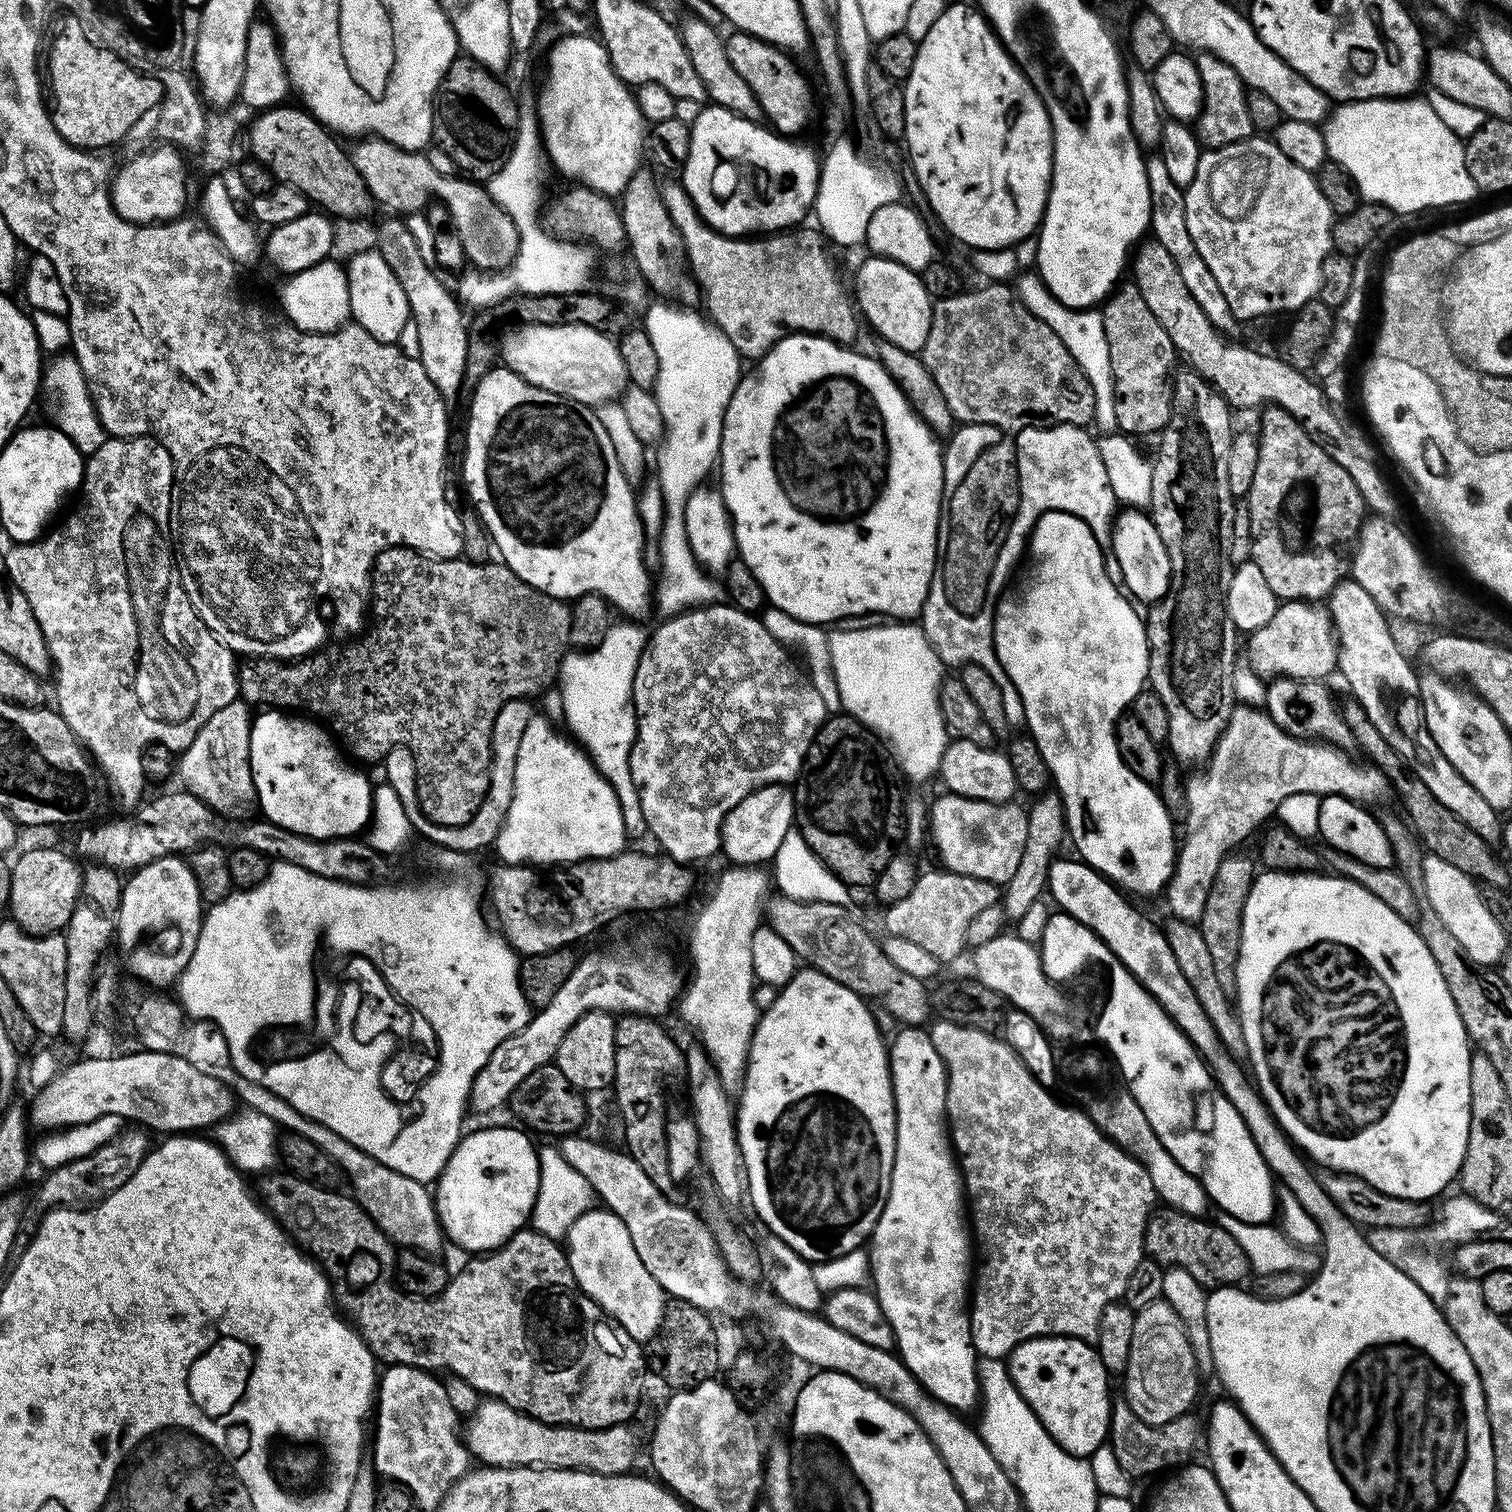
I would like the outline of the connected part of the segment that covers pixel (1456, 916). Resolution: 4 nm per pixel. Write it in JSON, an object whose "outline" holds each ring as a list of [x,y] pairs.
{"outline":[[[1428,854],[1425,855],[1422,865],[1422,881],[1424,892],[1428,895],[1427,907],[1436,913],[1444,923],[1446,930],[1466,946],[1466,954],[1474,958],[1474,962],[1489,966],[1499,965],[1504,953],[1509,951],[1509,933],[1502,930],[1496,916],[1486,910],[1486,902],[1480,897],[1477,881],[1458,870],[1458,866],[1450,866],[1450,862],[1442,862],[1442,858]]]}

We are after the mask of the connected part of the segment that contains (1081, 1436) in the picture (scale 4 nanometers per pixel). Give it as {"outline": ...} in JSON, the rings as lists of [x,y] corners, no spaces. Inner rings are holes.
{"outline":[[[1038,1336],[1034,1340],[1023,1340],[1007,1357],[1006,1363],[1016,1388],[1032,1407],[1032,1413],[1072,1456],[1091,1457],[1091,1452],[1098,1451],[1100,1443],[1109,1439],[1113,1405],[1113,1401],[1108,1400],[1110,1374],[1102,1366],[1099,1356],[1094,1354],[1091,1343],[1067,1336]]]}

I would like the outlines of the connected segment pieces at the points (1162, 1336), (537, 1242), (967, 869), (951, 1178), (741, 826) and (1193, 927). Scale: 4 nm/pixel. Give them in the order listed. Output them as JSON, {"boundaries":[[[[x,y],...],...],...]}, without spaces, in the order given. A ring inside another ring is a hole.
{"boundaries":[[[[1161,1298],[1139,1309],[1134,1318],[1130,1358],[1122,1373],[1123,1395],[1134,1414],[1138,1414],[1138,1418],[1147,1424],[1168,1424],[1174,1418],[1185,1415],[1196,1400],[1200,1379],[1202,1373],[1197,1368],[1186,1326],[1174,1307]]],[[[273,1170],[273,1171],[271,1171],[271,1172],[269,1172],[269,1173],[267,1173],[267,1174],[264,1174],[264,1175],[261,1175],[261,1176],[260,1176],[260,1177],[259,1177],[259,1180],[260,1180],[260,1192],[259,1192],[259,1188],[258,1188],[258,1196],[259,1196],[259,1199],[260,1199],[260,1200],[261,1200],[261,1201],[262,1201],[262,1203],[263,1203],[263,1205],[264,1205],[264,1207],[265,1207],[265,1208],[267,1208],[267,1209],[268,1209],[268,1211],[269,1211],[269,1212],[271,1212],[271,1214],[272,1214],[272,1216],[273,1216],[273,1218],[275,1218],[275,1220],[276,1220],[276,1221],[278,1221],[278,1222],[279,1222],[279,1224],[280,1224],[280,1226],[281,1226],[281,1228],[283,1228],[283,1229],[284,1229],[284,1231],[285,1231],[285,1232],[287,1232],[287,1233],[288,1233],[288,1235],[289,1235],[289,1237],[291,1237],[291,1239],[293,1239],[293,1240],[295,1240],[295,1241],[296,1241],[296,1243],[297,1243],[297,1245],[298,1245],[298,1247],[299,1247],[299,1249],[300,1249],[300,1251],[301,1251],[301,1252],[303,1252],[303,1253],[305,1253],[305,1254],[311,1254],[311,1255],[312,1255],[312,1256],[313,1256],[313,1257],[314,1257],[314,1259],[315,1259],[315,1261],[316,1261],[316,1263],[317,1263],[317,1264],[319,1264],[319,1265],[320,1265],[320,1267],[321,1267],[321,1269],[322,1269],[322,1271],[323,1271],[323,1273],[324,1273],[324,1275],[325,1275],[325,1276],[327,1276],[327,1278],[328,1278],[328,1283],[329,1283],[329,1285],[330,1285],[330,1287],[331,1287],[331,1290],[332,1290],[332,1294],[333,1294],[333,1297],[334,1297],[334,1303],[335,1303],[335,1305],[336,1305],[336,1307],[337,1307],[337,1309],[339,1309],[339,1311],[340,1311],[340,1312],[341,1312],[341,1313],[343,1313],[343,1315],[344,1315],[344,1316],[345,1316],[345,1317],[347,1317],[347,1319],[348,1319],[348,1320],[349,1320],[349,1321],[351,1321],[351,1323],[352,1323],[352,1324],[353,1324],[353,1325],[356,1325],[356,1326],[360,1326],[360,1323],[362,1323],[362,1322],[363,1322],[363,1320],[364,1320],[364,1328],[363,1328],[363,1327],[362,1327],[362,1335],[363,1335],[363,1338],[364,1338],[364,1340],[365,1340],[365,1341],[366,1341],[366,1342],[367,1342],[367,1346],[368,1346],[368,1348],[369,1348],[369,1350],[371,1350],[371,1352],[372,1352],[372,1354],[373,1354],[373,1356],[375,1356],[375,1357],[376,1357],[376,1359],[377,1359],[377,1361],[378,1361],[378,1362],[379,1362],[379,1363],[382,1363],[382,1364],[383,1364],[383,1365],[386,1365],[386,1366],[391,1366],[391,1365],[393,1365],[393,1364],[404,1364],[404,1365],[410,1365],[410,1366],[412,1366],[412,1367],[414,1367],[414,1368],[420,1368],[420,1369],[422,1369],[422,1370],[424,1370],[424,1371],[429,1371],[429,1372],[431,1372],[431,1373],[433,1373],[433,1374],[440,1374],[440,1371],[443,1371],[443,1372],[442,1372],[442,1373],[444,1373],[444,1374],[447,1374],[447,1375],[449,1375],[449,1376],[457,1376],[457,1377],[458,1377],[458,1378],[462,1378],[462,1379],[464,1379],[464,1380],[465,1380],[465,1381],[466,1381],[466,1383],[469,1383],[469,1384],[470,1384],[470,1386],[472,1386],[472,1387],[473,1387],[473,1388],[474,1388],[474,1390],[475,1390],[475,1391],[476,1391],[476,1392],[478,1392],[478,1393],[479,1393],[479,1394],[483,1394],[483,1395],[484,1395],[484,1396],[485,1396],[485,1397],[488,1397],[488,1398],[491,1398],[491,1399],[494,1399],[494,1400],[501,1400],[501,1401],[502,1401],[502,1402],[506,1402],[506,1403],[507,1403],[507,1404],[509,1404],[509,1405],[510,1405],[510,1406],[511,1406],[511,1408],[516,1408],[516,1409],[518,1409],[518,1411],[519,1411],[519,1412],[525,1412],[525,1414],[526,1414],[526,1415],[527,1415],[527,1416],[532,1416],[532,1417],[533,1417],[533,1418],[534,1418],[534,1419],[535,1419],[535,1420],[541,1420],[541,1421],[542,1421],[542,1422],[546,1422],[546,1423],[547,1423],[547,1424],[565,1424],[565,1425],[566,1425],[566,1427],[567,1427],[567,1428],[613,1428],[613,1426],[614,1426],[614,1425],[615,1425],[615,1424],[628,1424],[628,1423],[629,1423],[629,1421],[631,1421],[631,1419],[630,1419],[630,1418],[631,1418],[631,1416],[632,1416],[632,1415],[634,1415],[634,1414],[635,1414],[635,1412],[636,1412],[636,1407],[638,1407],[638,1406],[639,1406],[639,1404],[640,1404],[640,1395],[642,1395],[642,1394],[643,1394],[643,1392],[644,1392],[644,1372],[645,1372],[645,1373],[646,1373],[646,1352],[645,1352],[645,1349],[644,1349],[644,1348],[643,1348],[643,1347],[642,1347],[642,1344],[641,1344],[641,1341],[638,1341],[638,1340],[635,1340],[635,1339],[634,1339],[634,1338],[630,1338],[630,1334],[626,1334],[626,1330],[625,1330],[625,1329],[624,1329],[624,1328],[621,1328],[621,1327],[617,1327],[617,1325],[616,1325],[616,1324],[615,1324],[615,1323],[613,1323],[613,1321],[612,1321],[612,1320],[611,1320],[611,1319],[608,1319],[608,1318],[605,1318],[605,1316],[606,1316],[606,1314],[605,1314],[605,1313],[604,1313],[604,1312],[603,1312],[603,1311],[602,1311],[602,1309],[601,1309],[601,1308],[600,1308],[600,1307],[598,1307],[598,1305],[596,1305],[596,1304],[595,1304],[595,1302],[594,1302],[594,1301],[593,1301],[593,1300],[592,1300],[592,1299],[591,1299],[591,1298],[590,1298],[590,1297],[588,1297],[588,1296],[587,1296],[587,1295],[586,1295],[586,1293],[584,1293],[584,1292],[583,1292],[583,1290],[581,1290],[581,1289],[580,1289],[580,1287],[579,1287],[579,1286],[578,1286],[578,1282],[577,1282],[577,1281],[576,1281],[576,1279],[575,1279],[575,1278],[574,1278],[574,1274],[573,1274],[573,1273],[572,1273],[572,1271],[571,1271],[571,1270],[570,1270],[570,1266],[569,1266],[569,1265],[568,1265],[568,1254],[567,1254],[567,1251],[565,1251],[565,1249],[564,1249],[564,1248],[563,1248],[563,1247],[561,1247],[561,1245],[560,1245],[560,1244],[559,1244],[559,1243],[557,1243],[557,1241],[554,1241],[554,1240],[552,1240],[552,1239],[551,1239],[551,1238],[549,1238],[549,1237],[548,1237],[548,1236],[547,1236],[547,1235],[546,1235],[546,1234],[542,1234],[542,1233],[541,1233],[541,1232],[537,1232],[537,1231],[536,1231],[536,1229],[535,1229],[535,1228],[533,1228],[533,1227],[531,1227],[531,1226],[525,1226],[525,1227],[523,1227],[523,1228],[521,1228],[521,1229],[520,1229],[520,1231],[519,1231],[519,1232],[516,1232],[516,1233],[515,1233],[515,1234],[514,1234],[514,1235],[512,1235],[512,1236],[511,1236],[511,1238],[509,1238],[509,1239],[508,1239],[508,1240],[507,1240],[507,1242],[505,1242],[505,1243],[504,1243],[504,1244],[503,1244],[503,1245],[502,1245],[502,1246],[501,1246],[501,1248],[495,1248],[495,1249],[494,1249],[494,1250],[493,1250],[493,1252],[486,1252],[486,1253],[483,1253],[483,1254],[476,1254],[476,1255],[473,1255],[473,1256],[472,1256],[472,1257],[471,1257],[471,1259],[469,1259],[469,1260],[472,1260],[472,1261],[470,1261],[470,1262],[469,1262],[469,1264],[468,1264],[468,1265],[466,1265],[466,1266],[465,1266],[465,1268],[464,1268],[464,1269],[462,1269],[462,1270],[461,1270],[461,1272],[460,1272],[460,1273],[458,1273],[458,1274],[457,1274],[457,1276],[456,1276],[456,1273],[455,1273],[455,1275],[453,1275],[453,1276],[452,1276],[452,1277],[451,1277],[451,1279],[449,1279],[449,1281],[448,1281],[448,1285],[446,1285],[446,1286],[445,1286],[445,1290],[444,1290],[444,1292],[443,1292],[443,1293],[441,1293],[441,1294],[440,1294],[440,1295],[438,1295],[438,1296],[435,1296],[435,1297],[433,1297],[433,1298],[432,1298],[432,1299],[429,1299],[429,1300],[423,1300],[423,1299],[416,1299],[416,1298],[414,1298],[414,1297],[412,1297],[412,1296],[410,1296],[410,1295],[407,1295],[407,1294],[406,1294],[406,1293],[405,1293],[405,1292],[403,1292],[403,1291],[402,1291],[402,1289],[400,1289],[400,1288],[399,1288],[399,1287],[398,1287],[398,1286],[397,1286],[397,1284],[396,1284],[396,1282],[395,1282],[395,1281],[394,1281],[394,1278],[393,1278],[393,1275],[392,1275],[392,1274],[391,1274],[391,1273],[390,1273],[390,1272],[389,1272],[389,1271],[388,1271],[388,1273],[387,1273],[387,1272],[386,1272],[386,1271],[384,1271],[384,1266],[388,1266],[388,1268],[390,1268],[390,1267],[393,1267],[393,1266],[394,1266],[394,1265],[395,1265],[395,1257],[396,1257],[396,1248],[395,1248],[395,1245],[394,1245],[394,1244],[393,1244],[393,1243],[392,1243],[392,1241],[390,1241],[390,1239],[389,1239],[389,1237],[387,1237],[387,1235],[385,1235],[385,1233],[383,1233],[383,1231],[381,1231],[381,1229],[380,1229],[380,1228],[379,1228],[379,1227],[378,1227],[378,1226],[377,1226],[377,1225],[376,1225],[376,1224],[375,1224],[375,1222],[374,1222],[374,1221],[373,1221],[373,1219],[371,1219],[371,1217],[369,1217],[369,1216],[368,1216],[368,1215],[367,1215],[367,1213],[365,1213],[365,1212],[364,1212],[364,1208],[363,1208],[363,1206],[361,1206],[361,1205],[360,1205],[360,1204],[359,1204],[359,1202],[358,1202],[358,1201],[357,1201],[357,1200],[356,1200],[356,1199],[355,1199],[355,1198],[353,1198],[353,1197],[352,1197],[352,1196],[351,1196],[351,1195],[348,1195],[348,1194],[347,1194],[347,1196],[343,1196],[343,1194],[342,1194],[342,1193],[340,1193],[340,1190],[333,1190],[333,1189],[330,1189],[330,1188],[323,1188],[323,1187],[322,1187],[322,1186],[321,1186],[321,1185],[316,1185],[316,1184],[311,1184],[311,1182],[310,1182],[310,1181],[306,1181],[306,1180],[304,1180],[304,1179],[303,1179],[303,1178],[302,1178],[302,1177],[300,1177],[300,1176],[298,1176],[298,1175],[293,1175],[293,1174],[292,1174],[292,1172],[290,1172],[290,1171],[288,1171],[288,1170]],[[599,1324],[600,1324],[600,1344],[599,1344],[599,1342],[598,1342],[598,1341],[596,1341],[596,1327],[598,1327],[598,1326],[599,1326]]],[[[943,794],[930,804],[931,843],[936,843],[940,856],[944,859],[943,867],[950,872],[963,876],[973,876],[979,880],[988,880],[991,884],[1003,886],[1010,878],[1014,878],[1014,870],[1018,870],[1018,862],[1022,862],[1022,850],[1026,846],[1026,830],[1028,829],[1028,814],[1016,802],[995,804],[985,800],[975,800],[965,796]]],[[[904,1026],[896,1037],[891,1037],[888,1049],[888,1065],[892,1071],[892,1089],[896,1099],[896,1153],[892,1167],[892,1181],[886,1198],[886,1206],[878,1218],[876,1228],[870,1237],[870,1280],[876,1283],[874,1295],[886,1318],[892,1327],[894,1348],[905,1366],[912,1372],[914,1378],[924,1385],[925,1391],[941,1403],[947,1404],[953,1410],[962,1408],[975,1409],[978,1404],[980,1381],[978,1379],[978,1353],[972,1345],[972,1317],[970,1315],[970,1273],[974,1268],[974,1244],[970,1239],[970,1224],[966,1219],[966,1193],[962,1183],[962,1173],[954,1155],[950,1129],[946,1123],[946,1090],[948,1089],[948,1072],[944,1068],[938,1050],[934,1050],[934,1042],[930,1042],[927,1031],[920,1026]]],[[[767,784],[751,792],[734,810],[722,817],[724,825],[720,831],[720,846],[723,855],[728,855],[736,866],[764,866],[775,861],[782,838],[793,831],[796,818],[796,798],[791,787],[783,784]]],[[[1173,919],[1171,923],[1172,925],[1166,928],[1166,935],[1170,942],[1170,950],[1174,950],[1174,958],[1178,958],[1178,967],[1182,970],[1182,974],[1186,974],[1186,982],[1190,982],[1194,994],[1198,994],[1198,1002],[1202,1004],[1219,1040],[1226,1046],[1228,1052],[1239,1060],[1247,1057],[1248,1047],[1246,1038],[1242,1034],[1239,1015],[1233,1008],[1230,994],[1222,990],[1222,986],[1218,983],[1214,962],[1210,958],[1206,941],[1202,938],[1199,927],[1195,923],[1178,919]]]]}

